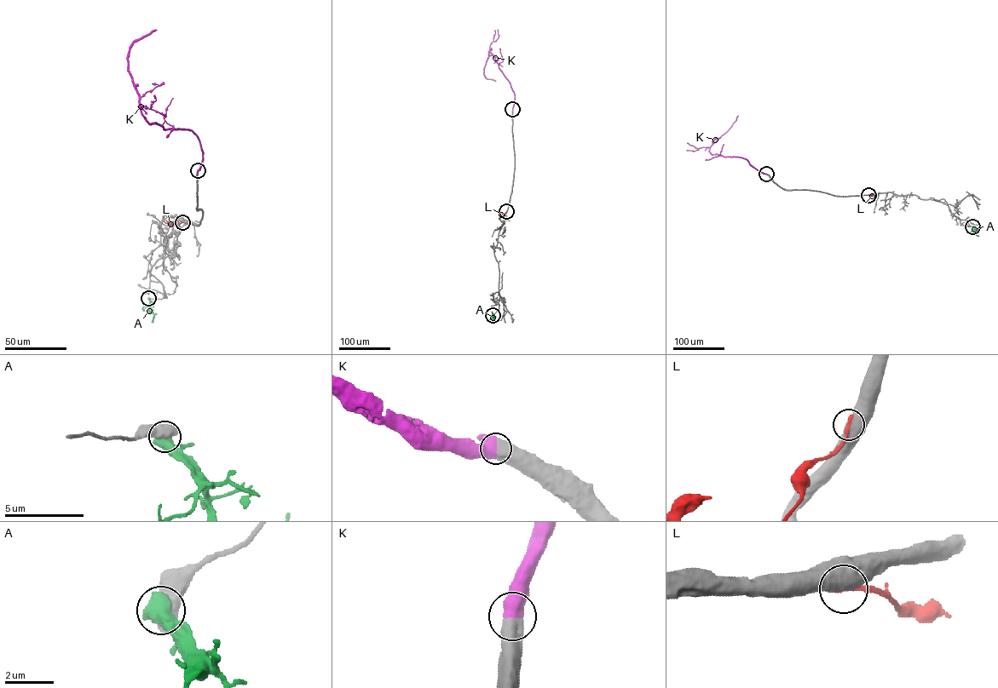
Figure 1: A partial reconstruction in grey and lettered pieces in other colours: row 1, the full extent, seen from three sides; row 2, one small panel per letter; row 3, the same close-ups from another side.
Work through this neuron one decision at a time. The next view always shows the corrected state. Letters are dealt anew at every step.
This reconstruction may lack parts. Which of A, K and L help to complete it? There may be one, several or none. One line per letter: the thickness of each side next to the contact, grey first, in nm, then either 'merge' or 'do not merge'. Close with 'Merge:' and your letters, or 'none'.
A: calibres 800 and 750 nm; do not merge
K: calibres 800 and 750 nm; merge
L: calibres 800 and 300 nm; do not merge
Merge: K

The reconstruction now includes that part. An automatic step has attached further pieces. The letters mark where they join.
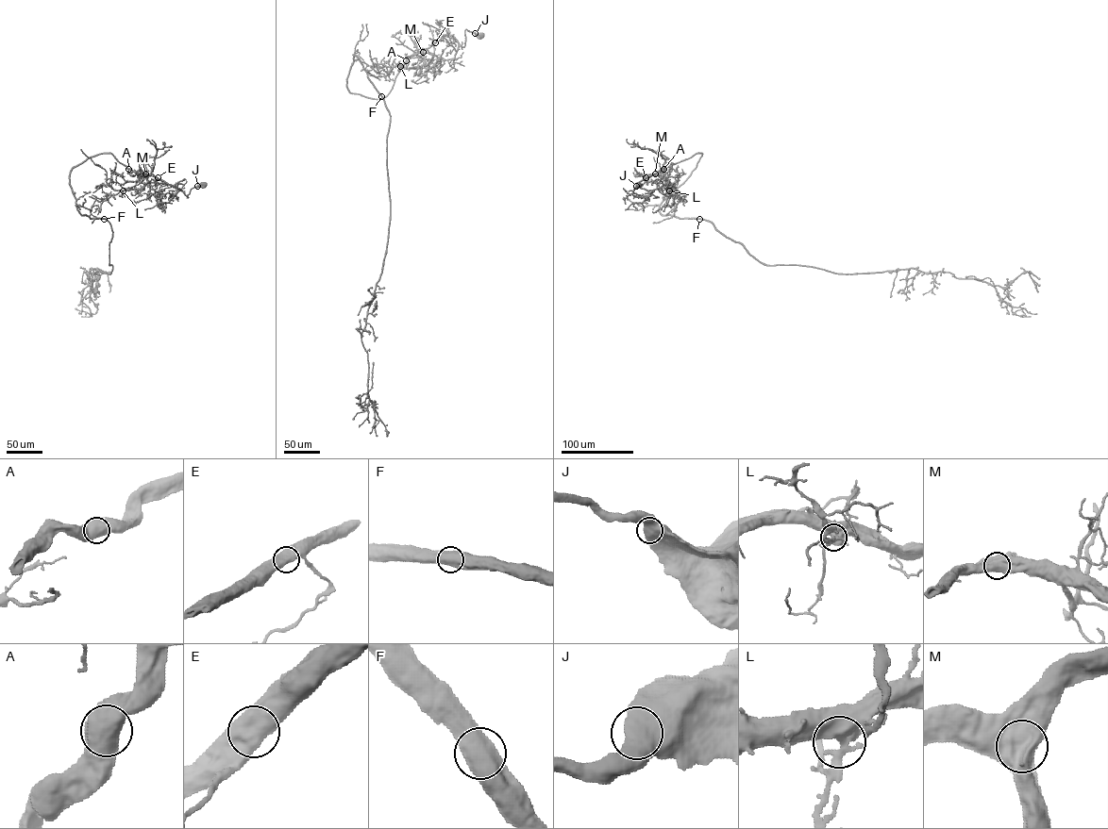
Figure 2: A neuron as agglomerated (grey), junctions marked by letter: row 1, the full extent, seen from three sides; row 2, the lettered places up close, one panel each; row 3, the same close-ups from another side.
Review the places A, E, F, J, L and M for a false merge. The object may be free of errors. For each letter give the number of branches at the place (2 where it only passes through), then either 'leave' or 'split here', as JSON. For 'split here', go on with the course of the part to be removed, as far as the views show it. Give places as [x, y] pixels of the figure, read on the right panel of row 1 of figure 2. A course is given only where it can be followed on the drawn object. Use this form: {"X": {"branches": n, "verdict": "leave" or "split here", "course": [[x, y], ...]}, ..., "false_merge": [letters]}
{"A": {"branches": 2, "verdict": "leave"}, "E": {"branches": 2, "verdict": "leave"}, "F": {"branches": 2, "verdict": "leave"}, "J": {"branches": 2, "verdict": "leave"}, "L": {"branches": 2, "verdict": "leave"}, "M": {"branches": 2, "verdict": "leave"}, "false_merge": []}

